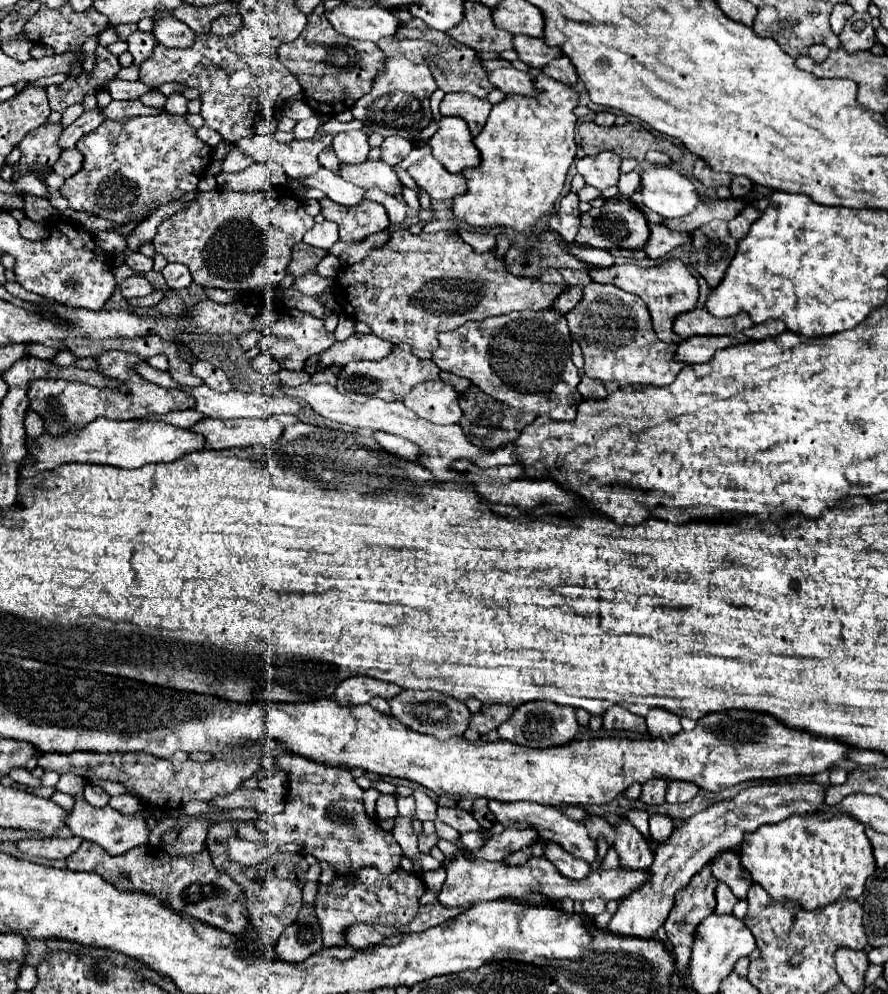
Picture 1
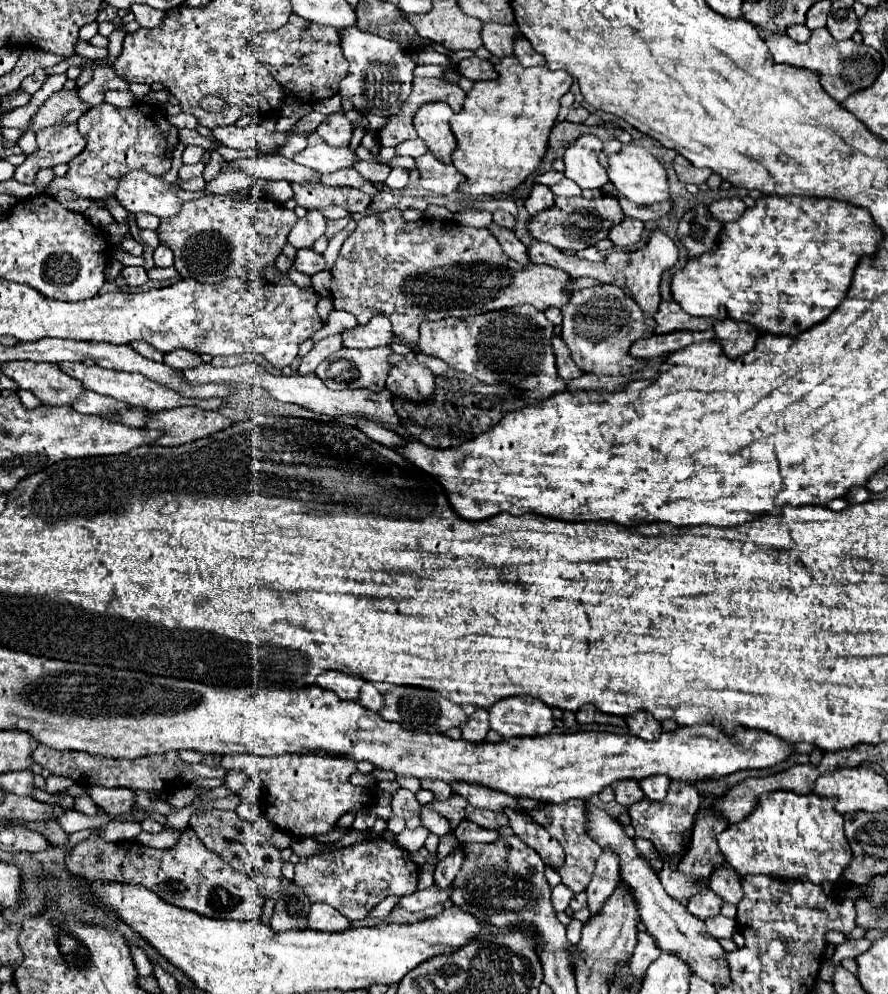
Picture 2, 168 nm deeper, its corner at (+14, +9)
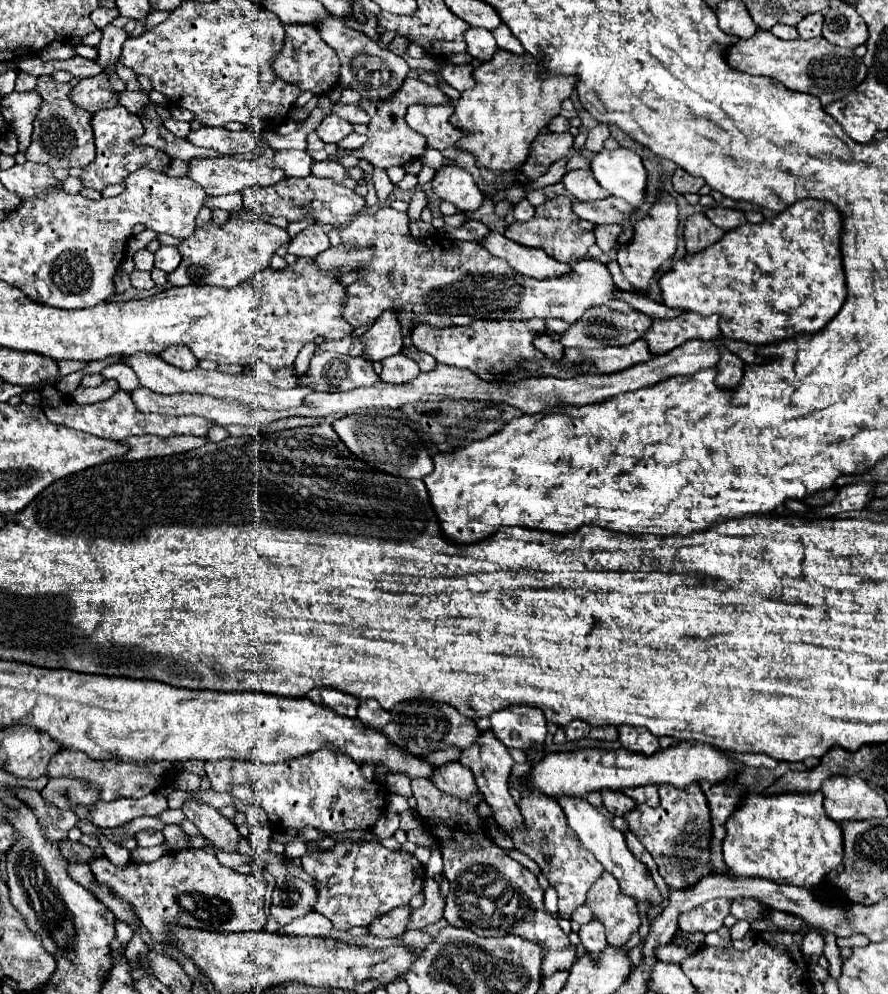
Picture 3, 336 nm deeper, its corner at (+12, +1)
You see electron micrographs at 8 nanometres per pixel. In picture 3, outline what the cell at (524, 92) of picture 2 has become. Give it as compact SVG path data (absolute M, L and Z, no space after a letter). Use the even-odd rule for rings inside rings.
M498 48L494 52L492 60L476 66L472 76L476 80L476 86L470 90L464 90L460 94L460 98L454 102L454 114L452 114L450 122L454 126L470 132L468 136L464 136L458 142L458 148L472 152L474 158L482 166L486 166L488 170L494 170L498 174L512 172L526 162L526 158L530 154L532 140L538 136L538 132L542 128L548 126L550 118L554 118L560 112L562 100L566 100L572 94L576 80L578 80L576 76L544 76L544 66L542 66L542 62L538 62L538 58L534 58L528 52L512 54L502 48Z

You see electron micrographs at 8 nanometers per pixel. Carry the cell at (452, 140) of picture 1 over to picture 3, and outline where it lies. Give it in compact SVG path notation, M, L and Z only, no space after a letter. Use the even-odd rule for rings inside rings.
M412 104L406 112L406 122L410 128L426 136L428 148L440 150L448 158L466 158L462 150L458 150L458 140L466 136L462 128L456 128L450 124L452 116L450 104L436 104L436 106L424 106L424 104Z

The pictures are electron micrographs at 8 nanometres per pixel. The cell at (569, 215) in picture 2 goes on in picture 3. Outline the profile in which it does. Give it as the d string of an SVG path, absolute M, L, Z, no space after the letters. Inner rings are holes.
M556 196L552 200L546 200L544 204L536 206L536 214L532 220L528 222L512 222L506 226L504 236L510 238L512 242L526 246L526 248L540 248L544 250L550 258L558 260L558 262L566 262L566 264L574 264L580 258L586 256L586 250L590 246L594 246L594 236L592 236L594 224L580 220L570 206L570 198L568 196Z

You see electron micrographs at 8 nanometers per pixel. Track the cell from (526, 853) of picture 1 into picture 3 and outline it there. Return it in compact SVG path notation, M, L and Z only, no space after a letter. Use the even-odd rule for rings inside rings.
M412 778L412 796L418 804L418 816L430 826L434 838L440 842L444 860L442 874L450 882L444 920L450 926L468 928L478 936L504 936L510 930L512 934L534 940L546 952L542 962L544 976L570 968L576 960L576 948L560 930L558 920L554 920L544 908L544 890L536 876L496 846L482 826L476 808L484 798L480 794L472 794L468 798L444 794L436 790L428 778Z

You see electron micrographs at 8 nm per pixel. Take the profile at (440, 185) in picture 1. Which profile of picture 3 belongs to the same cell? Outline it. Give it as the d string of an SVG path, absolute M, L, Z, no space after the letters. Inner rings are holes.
M442 168L432 178L432 190L440 200L454 204L460 212L474 212L482 206L482 192L472 174L464 168Z

